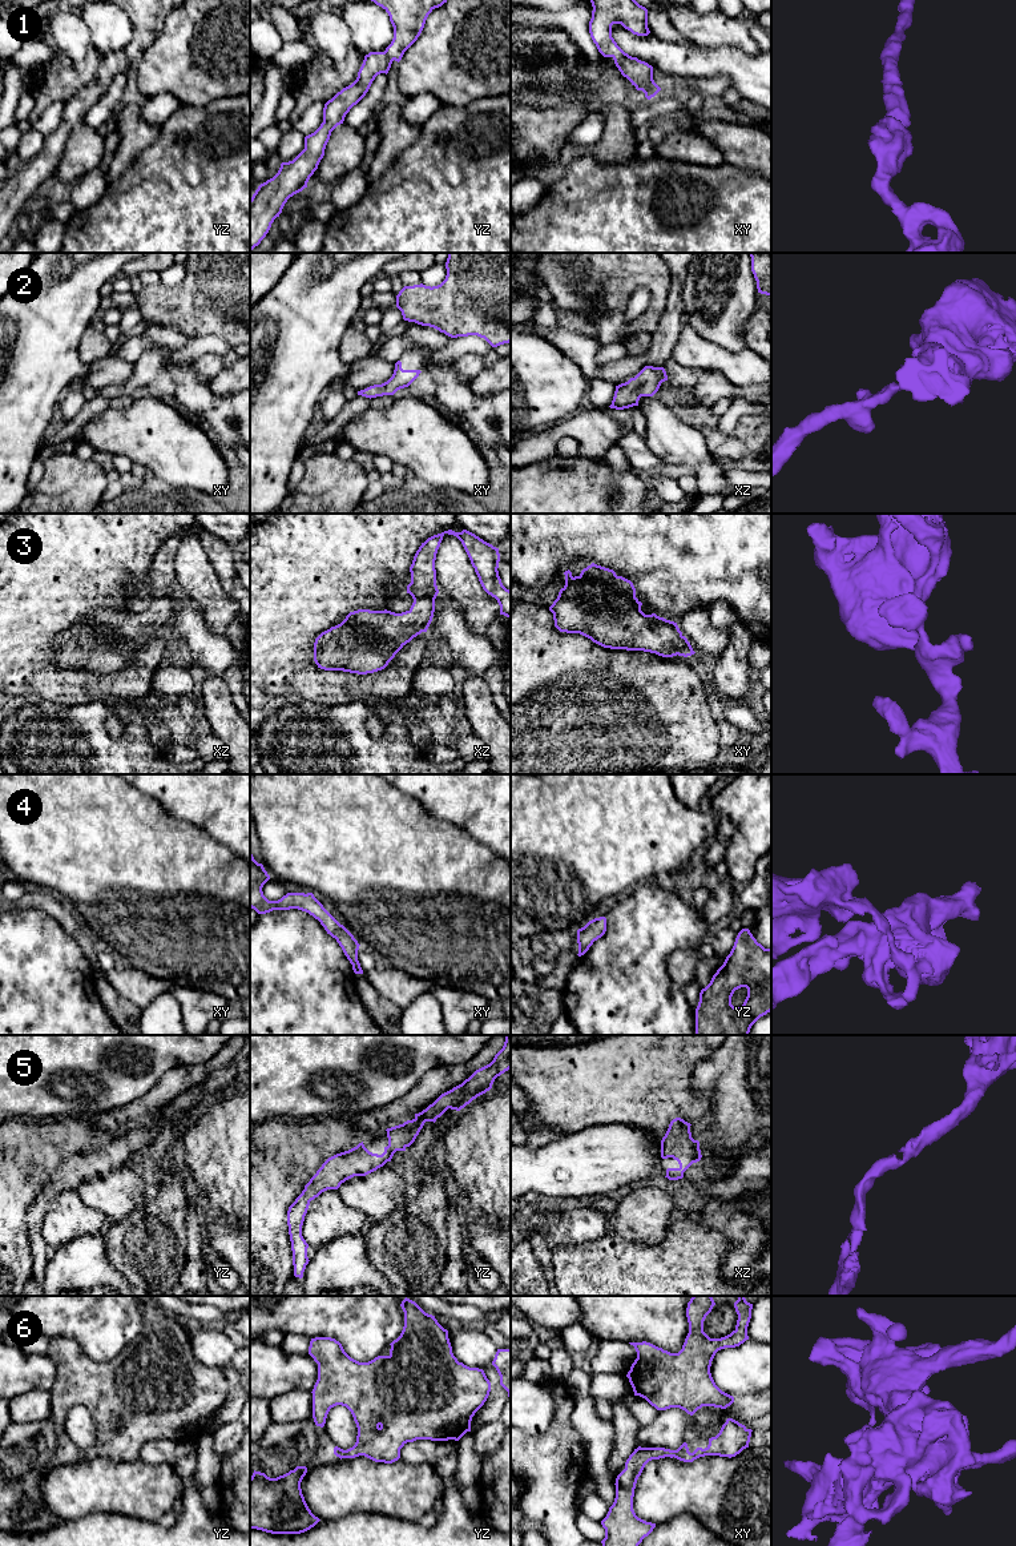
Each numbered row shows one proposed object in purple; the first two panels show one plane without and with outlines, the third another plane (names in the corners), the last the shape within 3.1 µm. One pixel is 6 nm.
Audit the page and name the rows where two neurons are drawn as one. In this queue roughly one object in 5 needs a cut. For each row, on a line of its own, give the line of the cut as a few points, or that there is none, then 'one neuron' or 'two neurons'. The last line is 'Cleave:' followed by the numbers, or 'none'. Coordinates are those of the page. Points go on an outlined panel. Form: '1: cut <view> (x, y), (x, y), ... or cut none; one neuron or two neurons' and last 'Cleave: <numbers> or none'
1: cut none; one neuron
2: cut none; one neuron
3: cut none; one neuron
4: cut none; one neuron
5: cut none; one neuron
6: cut none; one neuron
Cleave: none

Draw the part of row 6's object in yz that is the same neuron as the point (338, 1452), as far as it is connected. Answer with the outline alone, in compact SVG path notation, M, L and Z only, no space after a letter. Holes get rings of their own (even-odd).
M407 1297L400 1307L404 1326L400 1336L390 1344L388 1356L359 1362L335 1338L315 1337L310 1341L309 1354L318 1364L318 1380L311 1392L315 1425L323 1428L330 1409L342 1405L351 1412L358 1428L352 1448L334 1448L334 1454L340 1460L364 1456L375 1462L392 1464L400 1458L400 1449L407 1442L459 1441L471 1432L472 1417L489 1396L491 1382L484 1370L457 1361L448 1330L435 1316Z

